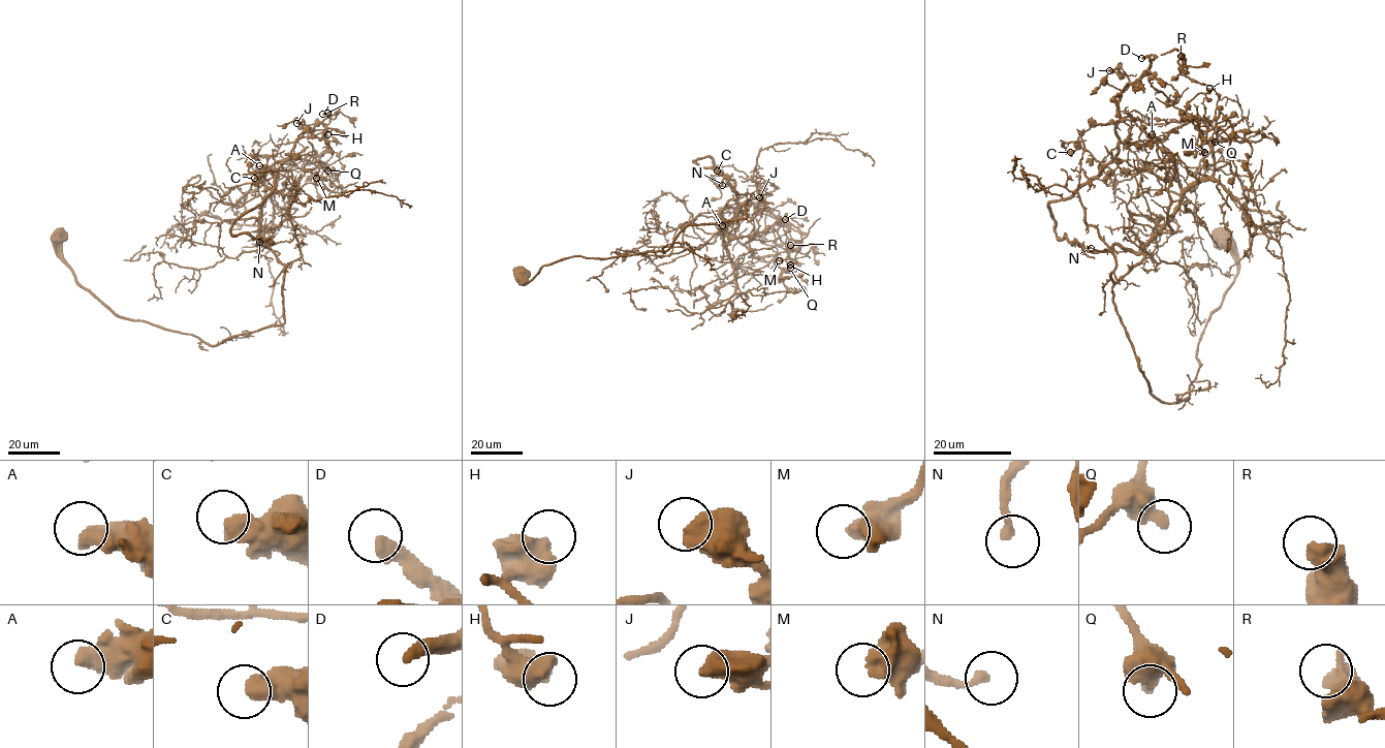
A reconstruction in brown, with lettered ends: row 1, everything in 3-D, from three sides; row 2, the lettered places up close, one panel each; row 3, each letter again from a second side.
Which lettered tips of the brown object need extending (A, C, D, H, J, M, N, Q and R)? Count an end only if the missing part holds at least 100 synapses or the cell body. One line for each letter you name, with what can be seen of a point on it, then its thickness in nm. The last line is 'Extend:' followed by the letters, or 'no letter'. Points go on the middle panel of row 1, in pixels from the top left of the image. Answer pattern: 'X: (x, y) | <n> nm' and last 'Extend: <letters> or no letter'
D: (785, 219) | 400 nm
Extend: D

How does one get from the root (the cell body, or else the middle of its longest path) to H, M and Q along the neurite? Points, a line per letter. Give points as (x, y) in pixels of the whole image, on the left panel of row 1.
H: (58, 235), (120, 316), (210, 345), (281, 325), (263, 231), (305, 172), (268, 168), (327, 134)
M: (58, 235), (115, 313), (217, 345), (284, 321), (263, 231), (305, 172), (268, 168), (295, 155), (316, 178)
Q: (58, 235), (115, 313), (217, 345), (284, 321), (263, 231), (305, 172), (268, 168), (327, 170)

